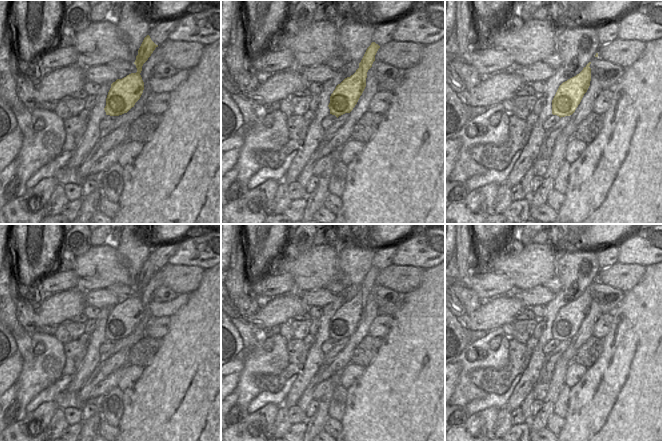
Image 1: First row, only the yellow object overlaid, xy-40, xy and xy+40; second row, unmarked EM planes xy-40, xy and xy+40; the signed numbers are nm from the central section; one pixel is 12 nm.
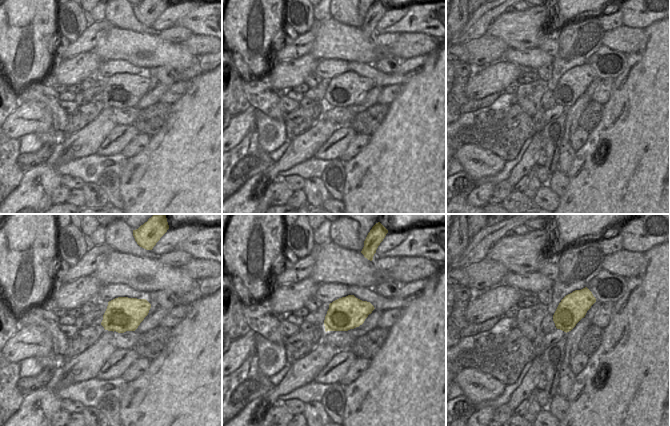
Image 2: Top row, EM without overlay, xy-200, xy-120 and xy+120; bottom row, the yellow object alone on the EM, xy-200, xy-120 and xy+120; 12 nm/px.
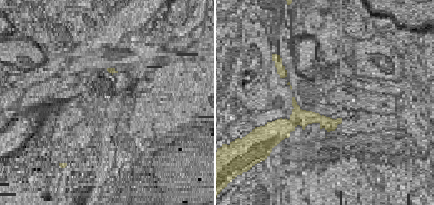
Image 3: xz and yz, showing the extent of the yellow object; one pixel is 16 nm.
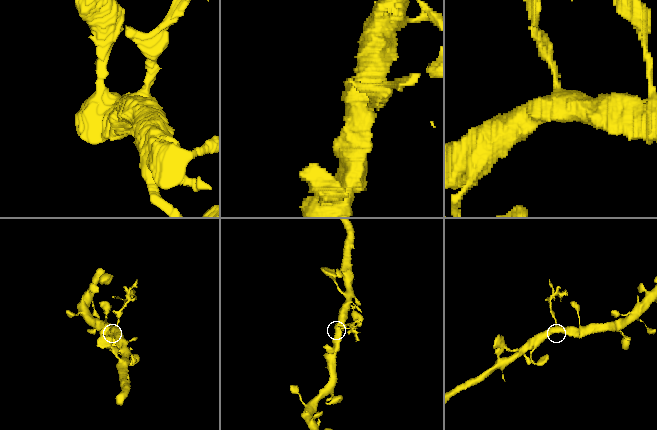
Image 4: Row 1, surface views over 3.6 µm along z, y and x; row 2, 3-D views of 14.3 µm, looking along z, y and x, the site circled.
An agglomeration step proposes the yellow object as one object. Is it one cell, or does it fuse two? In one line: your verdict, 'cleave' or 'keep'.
cleave

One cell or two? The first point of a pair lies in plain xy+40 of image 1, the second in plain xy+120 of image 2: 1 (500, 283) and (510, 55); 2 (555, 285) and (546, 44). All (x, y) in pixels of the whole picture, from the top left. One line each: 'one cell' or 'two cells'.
1: two cells
2: one cell

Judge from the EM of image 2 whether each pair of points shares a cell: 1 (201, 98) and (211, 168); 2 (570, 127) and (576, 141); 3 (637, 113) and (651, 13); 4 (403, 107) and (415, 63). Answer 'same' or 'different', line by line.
1: same
2: different
3: different
4: different

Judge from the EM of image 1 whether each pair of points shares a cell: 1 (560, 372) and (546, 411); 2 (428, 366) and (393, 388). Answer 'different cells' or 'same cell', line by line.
1: same cell
2: same cell

